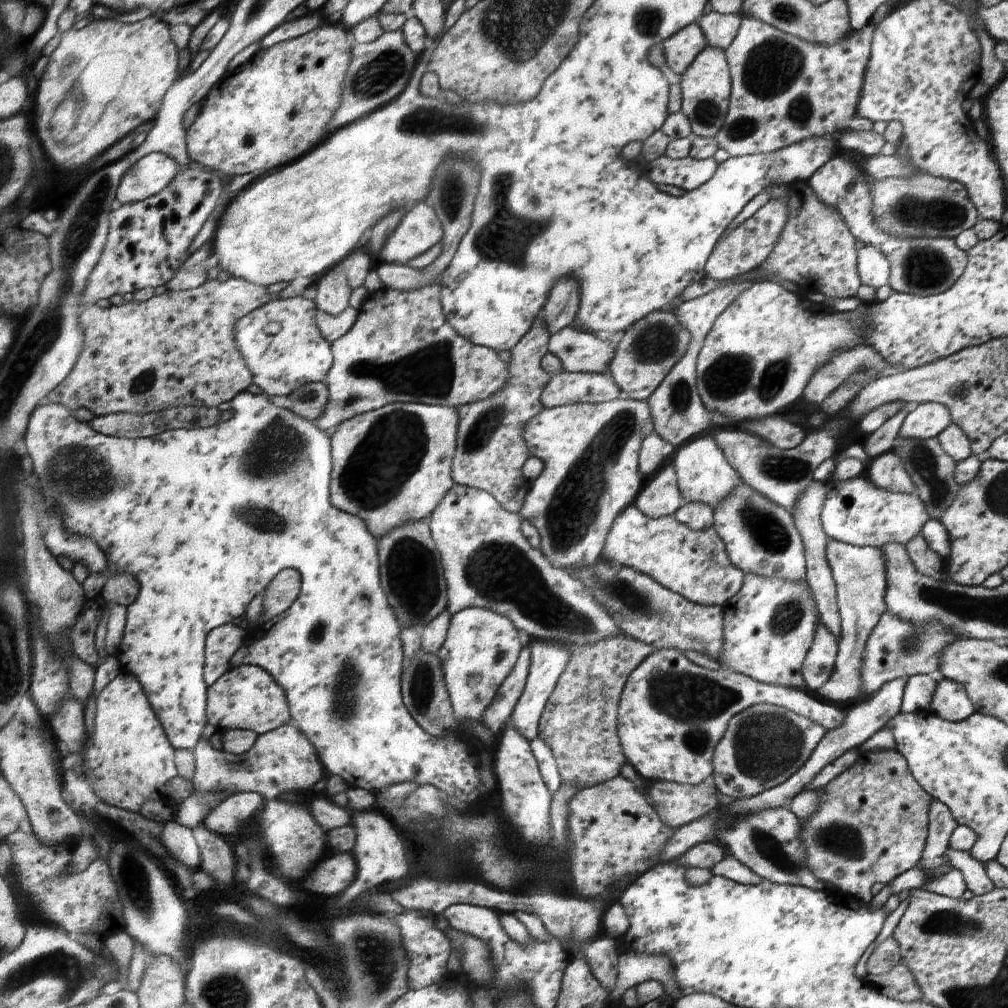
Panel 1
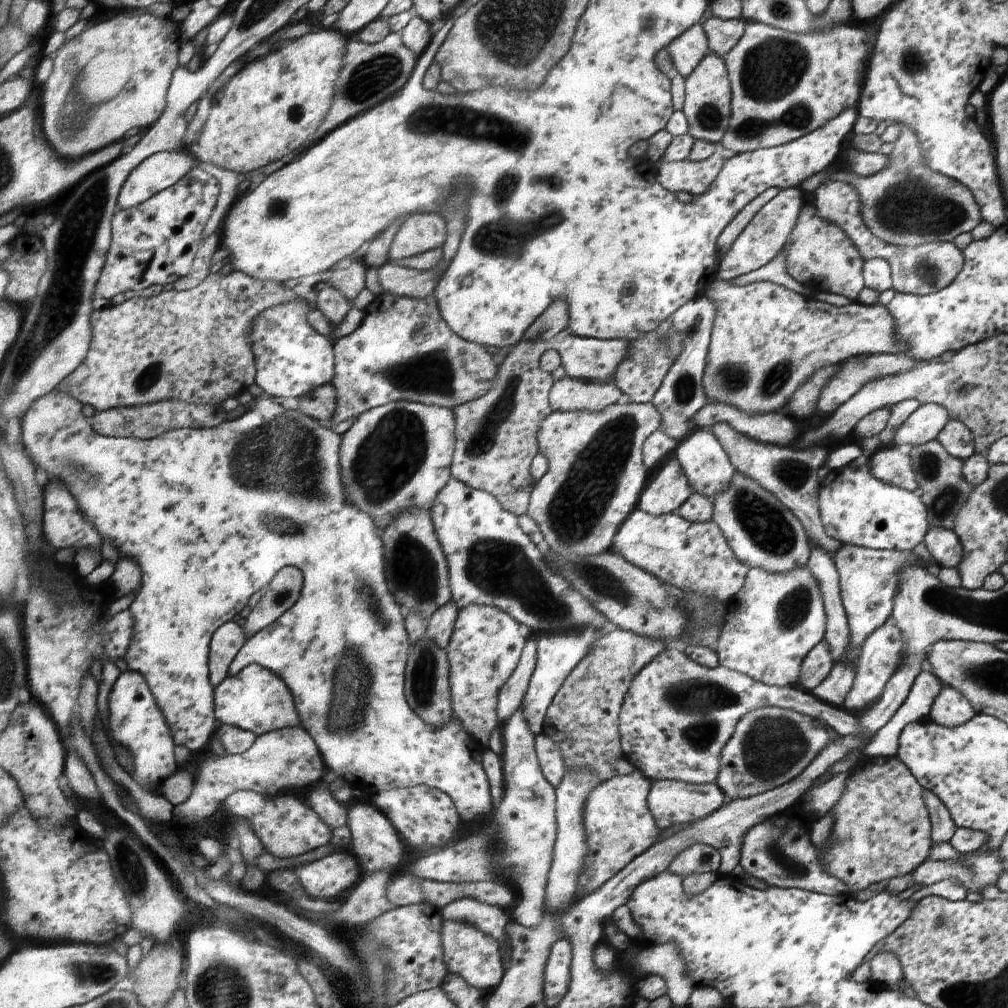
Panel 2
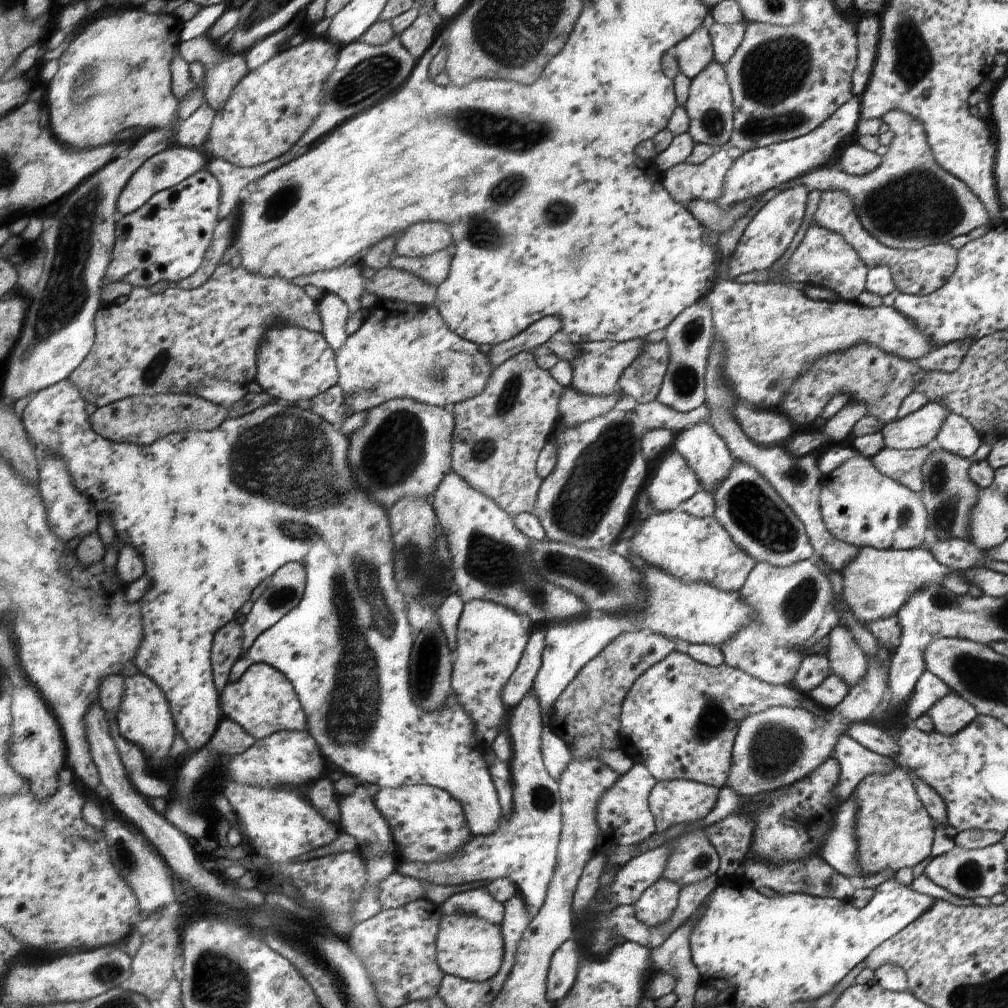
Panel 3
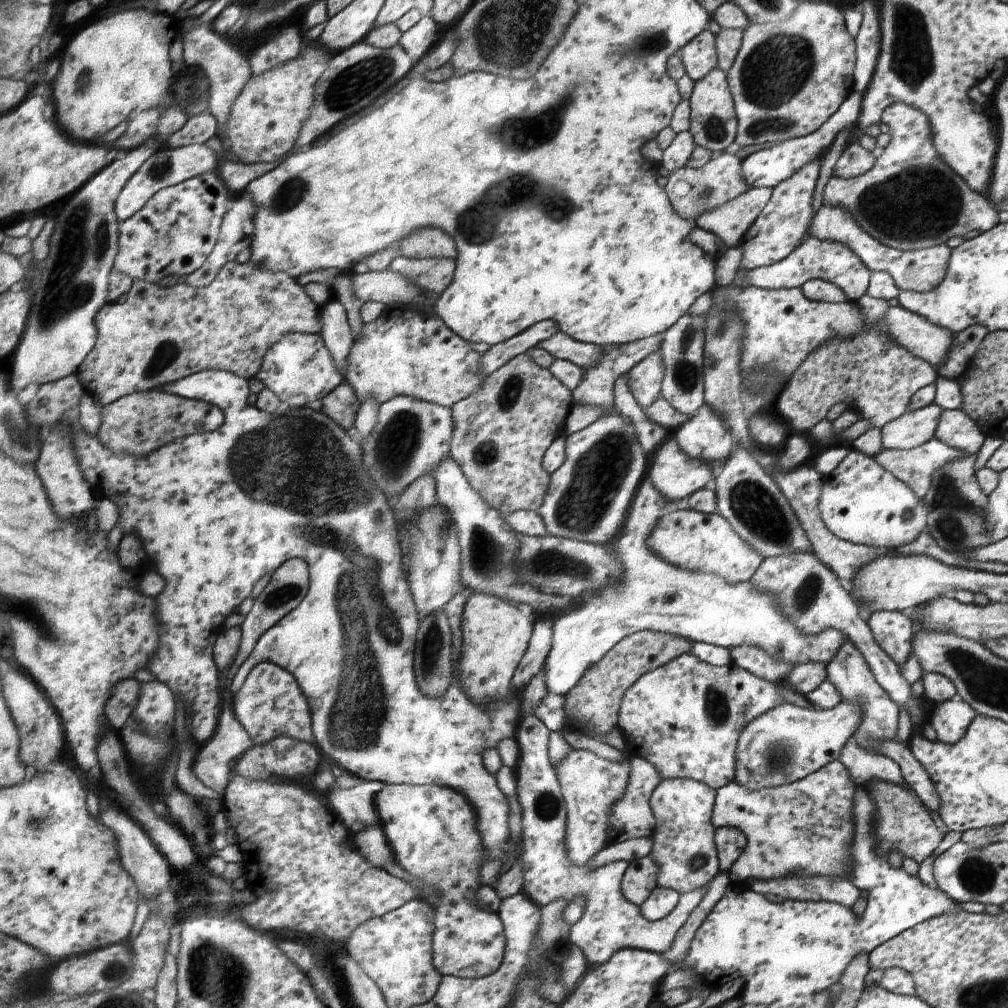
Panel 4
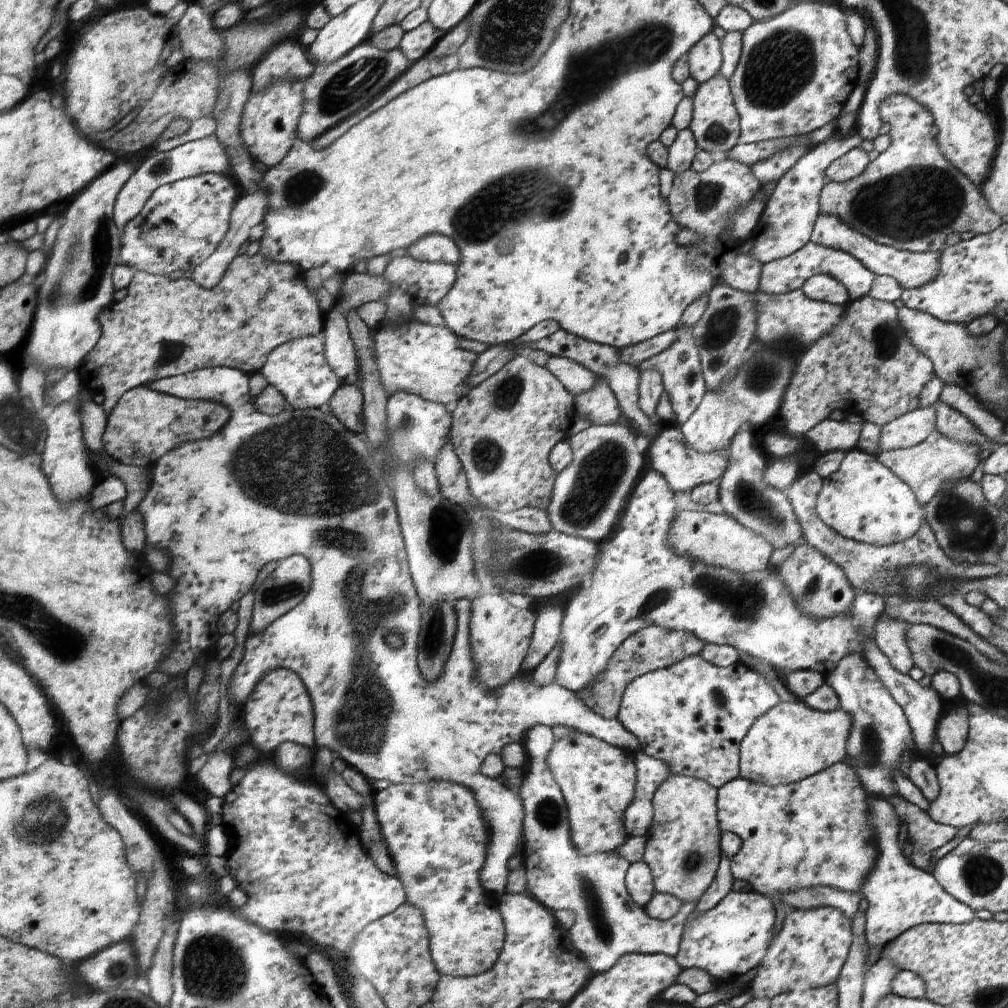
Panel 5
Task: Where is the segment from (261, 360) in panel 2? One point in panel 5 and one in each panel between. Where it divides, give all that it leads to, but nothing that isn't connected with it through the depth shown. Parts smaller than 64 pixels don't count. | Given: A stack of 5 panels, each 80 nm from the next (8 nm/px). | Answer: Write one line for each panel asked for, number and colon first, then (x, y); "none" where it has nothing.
3: (294, 364)
4: (299, 369)
5: (300, 370)

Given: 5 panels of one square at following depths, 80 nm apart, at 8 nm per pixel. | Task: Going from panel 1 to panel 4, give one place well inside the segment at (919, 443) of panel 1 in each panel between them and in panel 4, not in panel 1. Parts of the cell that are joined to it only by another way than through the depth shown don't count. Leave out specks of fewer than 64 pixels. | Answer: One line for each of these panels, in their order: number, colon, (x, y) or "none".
2: (943, 490)
3: (948, 493)
4: (956, 506)

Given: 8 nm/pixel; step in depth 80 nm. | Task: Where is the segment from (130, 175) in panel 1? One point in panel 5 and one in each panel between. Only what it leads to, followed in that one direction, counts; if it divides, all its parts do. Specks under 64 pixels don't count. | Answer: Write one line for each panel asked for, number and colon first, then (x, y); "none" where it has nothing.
2: (163, 169)
3: (171, 166)
4: (167, 167)
5: (208, 155)

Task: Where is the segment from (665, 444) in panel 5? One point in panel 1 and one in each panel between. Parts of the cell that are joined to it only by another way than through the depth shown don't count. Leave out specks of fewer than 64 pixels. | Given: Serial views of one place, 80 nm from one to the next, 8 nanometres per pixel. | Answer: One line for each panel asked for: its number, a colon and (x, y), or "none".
1: (660, 497)
2: (668, 490)
3: (673, 482)
4: (677, 475)

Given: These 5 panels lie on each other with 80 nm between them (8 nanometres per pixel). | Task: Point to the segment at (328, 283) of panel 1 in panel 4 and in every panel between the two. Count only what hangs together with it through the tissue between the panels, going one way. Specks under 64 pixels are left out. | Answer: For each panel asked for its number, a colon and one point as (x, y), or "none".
2: (333, 304)
3: (335, 313)
4: (335, 327)

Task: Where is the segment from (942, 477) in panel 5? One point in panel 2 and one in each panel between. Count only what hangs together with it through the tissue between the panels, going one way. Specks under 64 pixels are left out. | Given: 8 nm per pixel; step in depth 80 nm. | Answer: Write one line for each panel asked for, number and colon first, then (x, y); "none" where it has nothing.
2: (892, 465)
3: (904, 466)
4: (914, 467)

